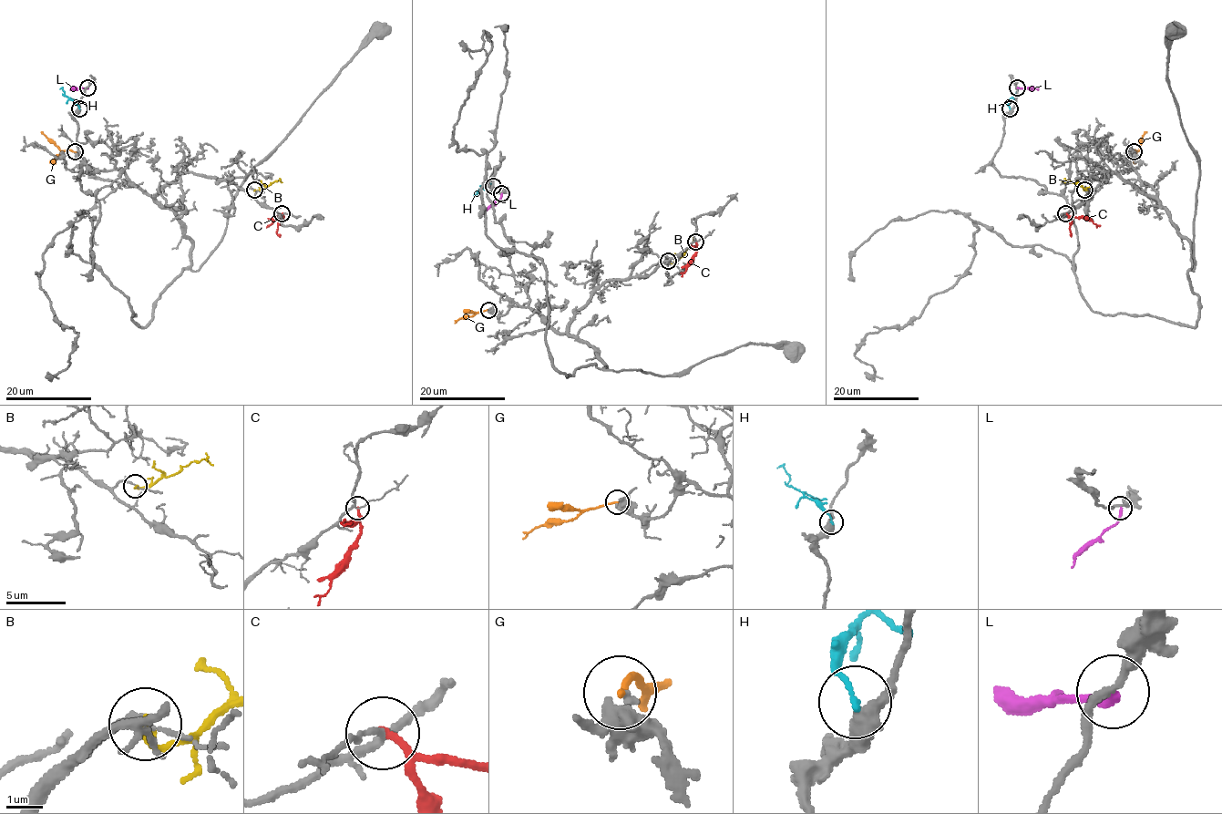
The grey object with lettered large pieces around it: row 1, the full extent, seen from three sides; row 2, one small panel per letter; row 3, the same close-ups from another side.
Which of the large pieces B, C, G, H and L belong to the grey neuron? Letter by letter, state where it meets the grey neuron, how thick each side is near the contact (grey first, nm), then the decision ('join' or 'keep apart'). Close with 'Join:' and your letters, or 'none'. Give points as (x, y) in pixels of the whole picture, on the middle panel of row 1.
B: (668, 261) | 110/200 nm | keep apart
C: (695, 242) | 170/200 nm | keep apart
G: (488, 310) | 320/180 nm | keep apart
H: (493, 186) | 460/130 nm | keep apart
L: (501, 193) | 200/200 nm | keep apart
Join: none

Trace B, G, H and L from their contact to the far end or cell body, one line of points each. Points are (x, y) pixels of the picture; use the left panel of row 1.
B: (254, 190), (259, 190), (280, 180)
G: (75, 152), (62, 150), (41, 131)
H: (78, 108), (59, 88)
L: (87, 87), (70, 89)

